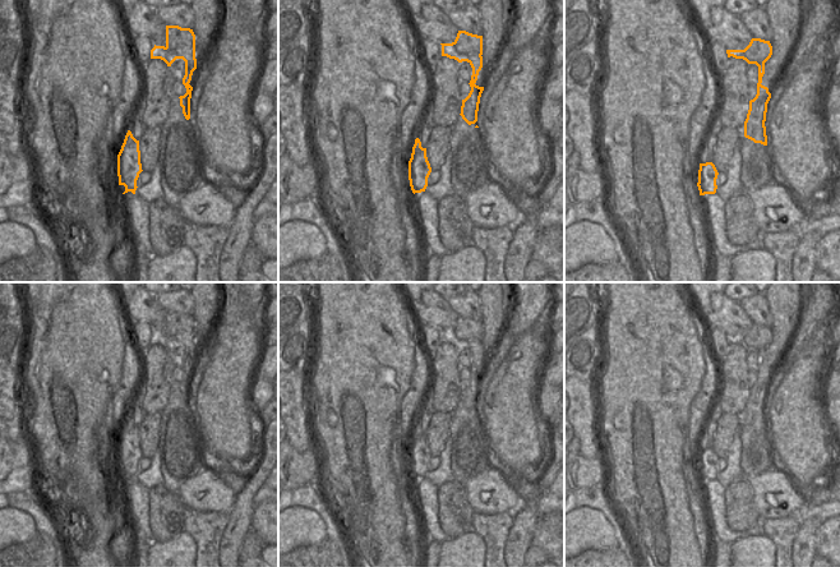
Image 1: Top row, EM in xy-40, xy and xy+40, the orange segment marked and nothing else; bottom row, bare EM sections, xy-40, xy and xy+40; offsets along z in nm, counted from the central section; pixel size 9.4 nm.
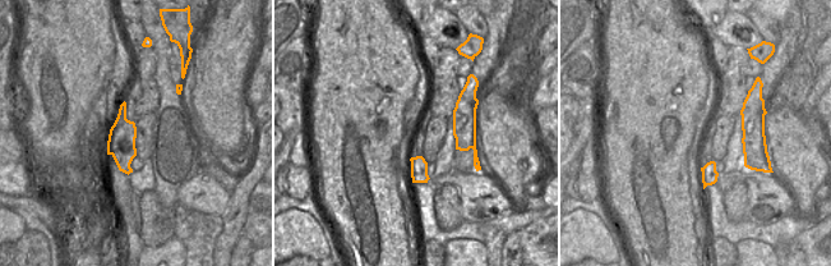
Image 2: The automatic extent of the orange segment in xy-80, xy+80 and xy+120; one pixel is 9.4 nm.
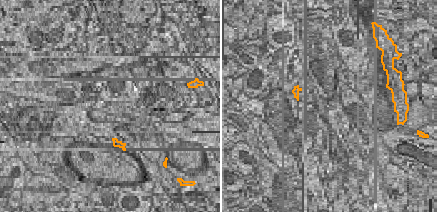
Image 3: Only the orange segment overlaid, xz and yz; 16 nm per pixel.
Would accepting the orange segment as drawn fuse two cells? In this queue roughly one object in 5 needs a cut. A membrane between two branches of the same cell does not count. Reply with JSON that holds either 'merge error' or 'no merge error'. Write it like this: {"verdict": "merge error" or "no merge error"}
{"verdict": "merge error"}

